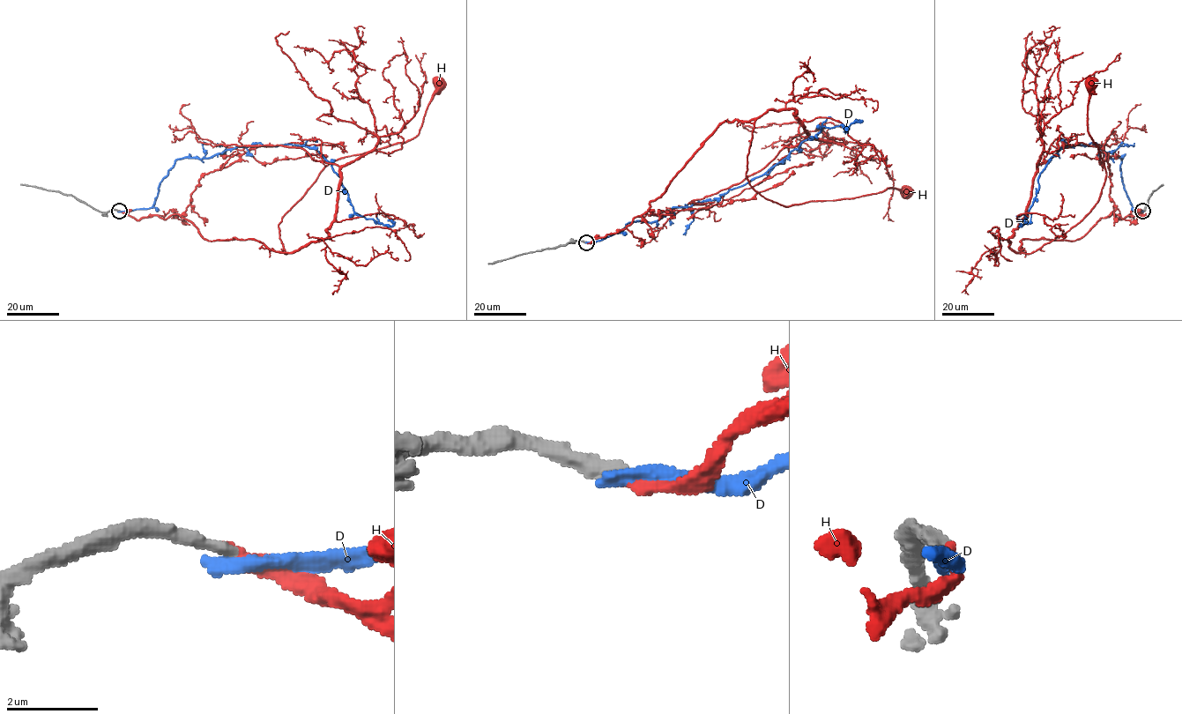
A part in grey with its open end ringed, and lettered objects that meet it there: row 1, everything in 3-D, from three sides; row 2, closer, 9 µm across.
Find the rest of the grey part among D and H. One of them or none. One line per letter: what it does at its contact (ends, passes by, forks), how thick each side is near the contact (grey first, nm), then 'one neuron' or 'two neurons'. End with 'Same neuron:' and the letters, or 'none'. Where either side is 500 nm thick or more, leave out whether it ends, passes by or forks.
D: it ends there; 300 nm thick on the grey side, 340 nm on the other; two neurons
H: it ends there; 300 nm thick on the grey side, 320 nm on the other; one neuron
Same neuron: H

